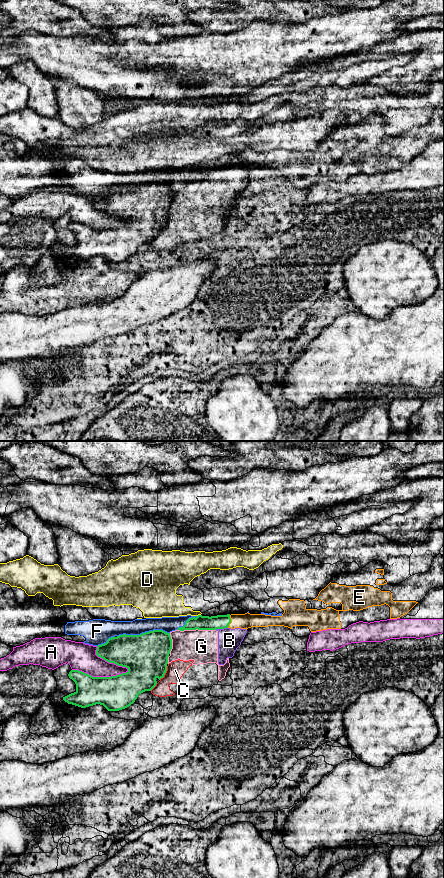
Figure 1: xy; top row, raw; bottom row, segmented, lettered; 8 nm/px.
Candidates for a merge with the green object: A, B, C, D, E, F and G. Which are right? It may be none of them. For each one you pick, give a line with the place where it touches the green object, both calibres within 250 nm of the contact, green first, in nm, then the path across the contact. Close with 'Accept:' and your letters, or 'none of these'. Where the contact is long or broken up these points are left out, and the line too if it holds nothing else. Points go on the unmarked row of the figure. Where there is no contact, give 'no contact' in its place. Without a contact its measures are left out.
Accept: none of these

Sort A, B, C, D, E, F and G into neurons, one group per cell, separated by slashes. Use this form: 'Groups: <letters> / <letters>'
Groups: A / B C G / D / E F

